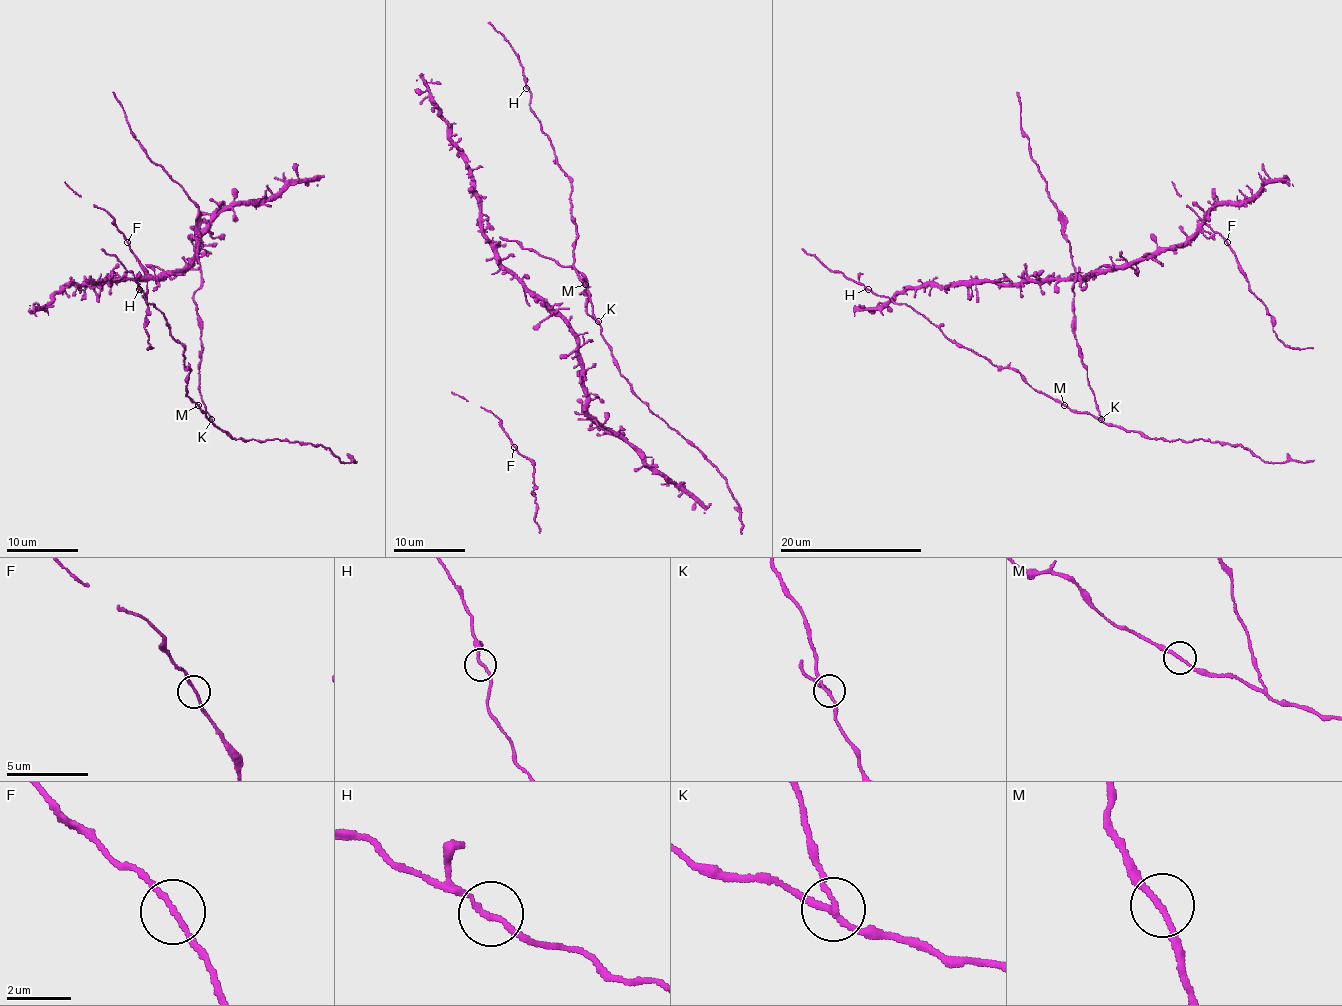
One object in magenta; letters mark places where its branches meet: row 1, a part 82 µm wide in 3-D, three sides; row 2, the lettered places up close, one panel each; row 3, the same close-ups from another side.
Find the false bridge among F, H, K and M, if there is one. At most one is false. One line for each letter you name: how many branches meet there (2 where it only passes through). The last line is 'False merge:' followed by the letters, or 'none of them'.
K: branches 3
False merge: K

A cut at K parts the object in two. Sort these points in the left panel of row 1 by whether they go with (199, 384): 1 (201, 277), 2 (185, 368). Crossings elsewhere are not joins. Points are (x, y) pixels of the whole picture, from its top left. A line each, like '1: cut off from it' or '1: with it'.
1: with it
2: cut off from it

